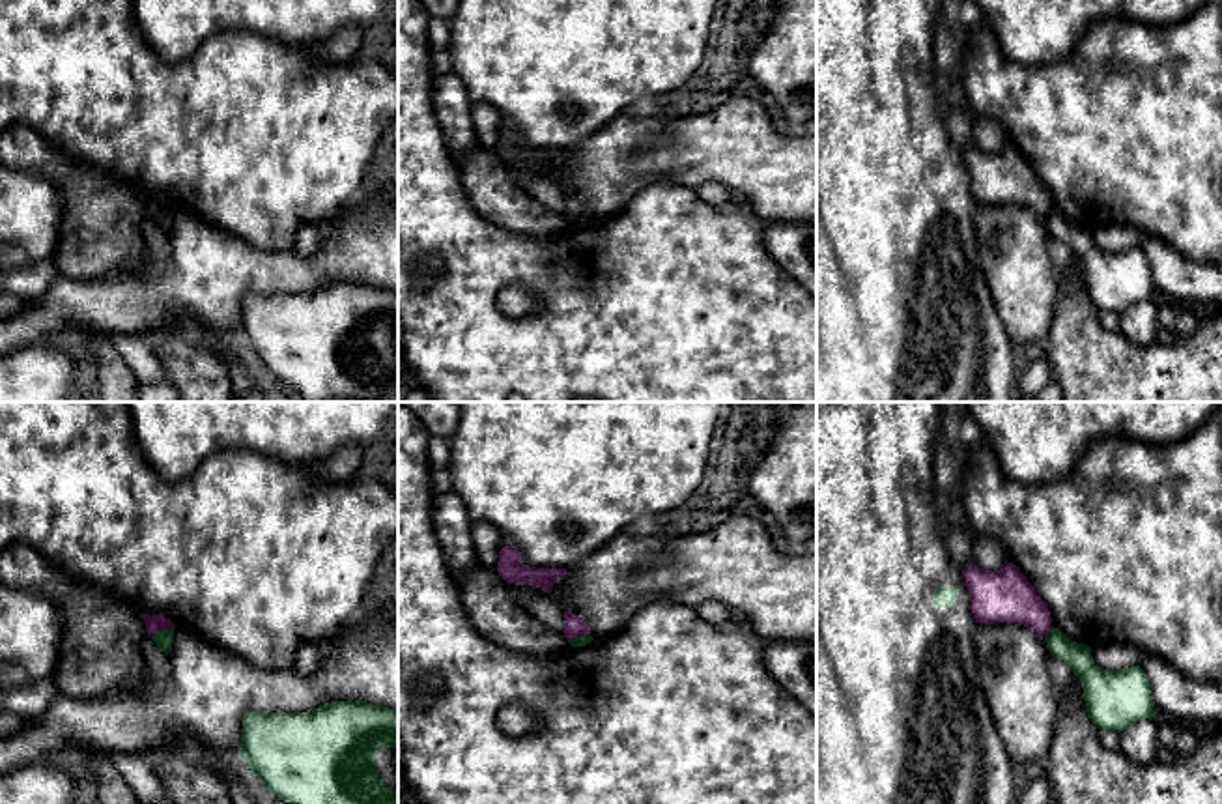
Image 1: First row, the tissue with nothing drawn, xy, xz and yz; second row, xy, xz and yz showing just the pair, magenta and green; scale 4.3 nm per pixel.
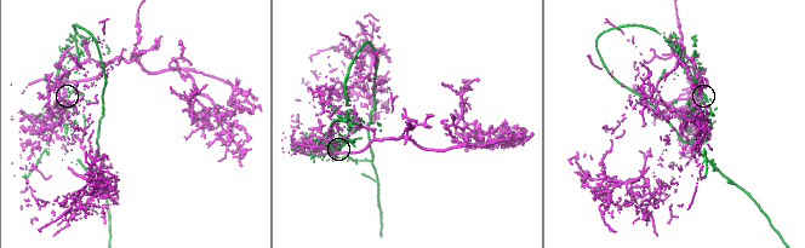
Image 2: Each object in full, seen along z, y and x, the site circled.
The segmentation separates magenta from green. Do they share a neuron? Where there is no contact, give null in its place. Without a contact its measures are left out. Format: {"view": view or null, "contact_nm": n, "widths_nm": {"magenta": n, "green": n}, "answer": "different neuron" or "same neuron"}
{"view": "xy", "contact_nm": 100, "widths_nm": {"magenta": 80, "green": 80}, "answer": "different neuron"}

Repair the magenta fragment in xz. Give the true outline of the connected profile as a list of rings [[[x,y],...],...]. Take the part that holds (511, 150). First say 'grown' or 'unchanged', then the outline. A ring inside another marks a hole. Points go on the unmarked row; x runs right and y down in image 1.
unchanged; [[[504,127],[499,133],[497,153],[506,165],[536,166],[549,176],[555,161],[564,157],[566,150],[536,150],[523,146],[519,131],[514,127]]]

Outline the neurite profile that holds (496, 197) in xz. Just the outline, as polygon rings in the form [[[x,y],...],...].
[[[476,146],[458,165],[473,209],[490,224],[531,237],[553,237],[568,226],[564,213],[546,208],[514,181],[497,151]]]

